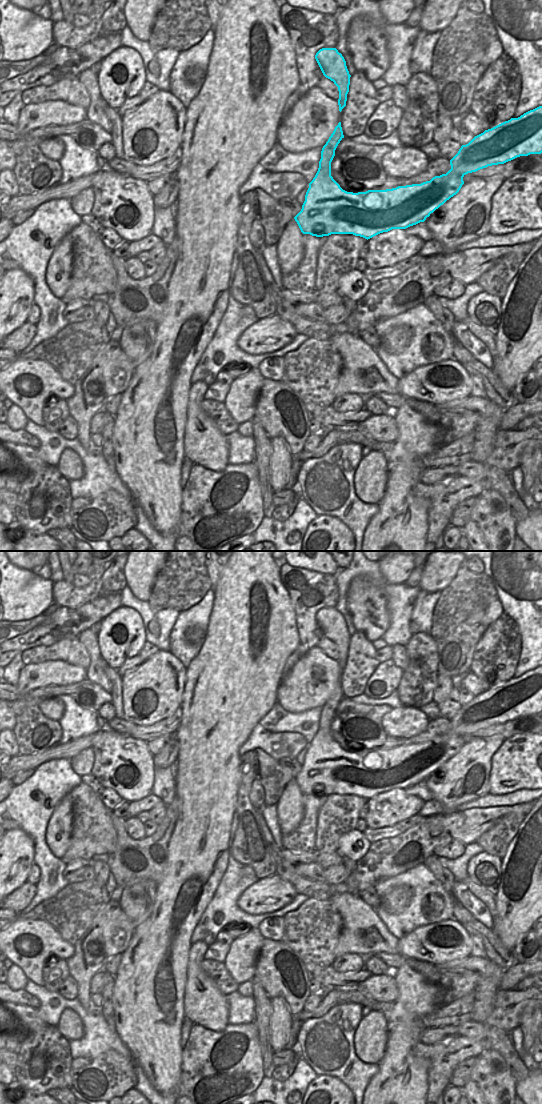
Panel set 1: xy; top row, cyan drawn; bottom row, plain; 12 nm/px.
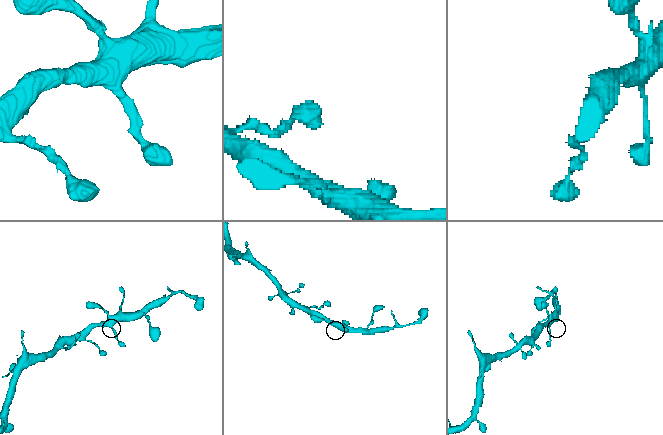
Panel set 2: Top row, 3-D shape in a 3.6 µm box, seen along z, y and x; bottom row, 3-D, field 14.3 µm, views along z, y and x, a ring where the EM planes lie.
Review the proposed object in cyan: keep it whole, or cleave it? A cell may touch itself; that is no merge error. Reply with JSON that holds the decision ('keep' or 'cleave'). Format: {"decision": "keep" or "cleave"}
{"decision": "keep"}

